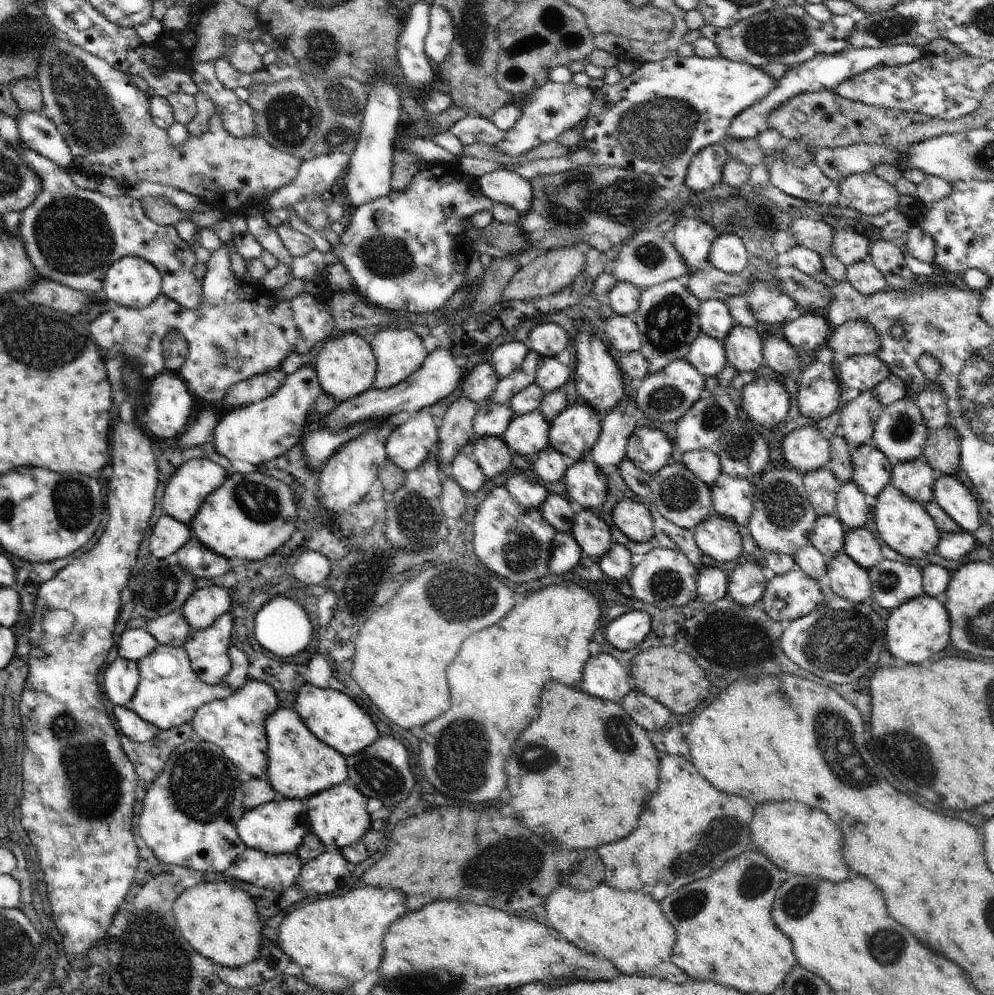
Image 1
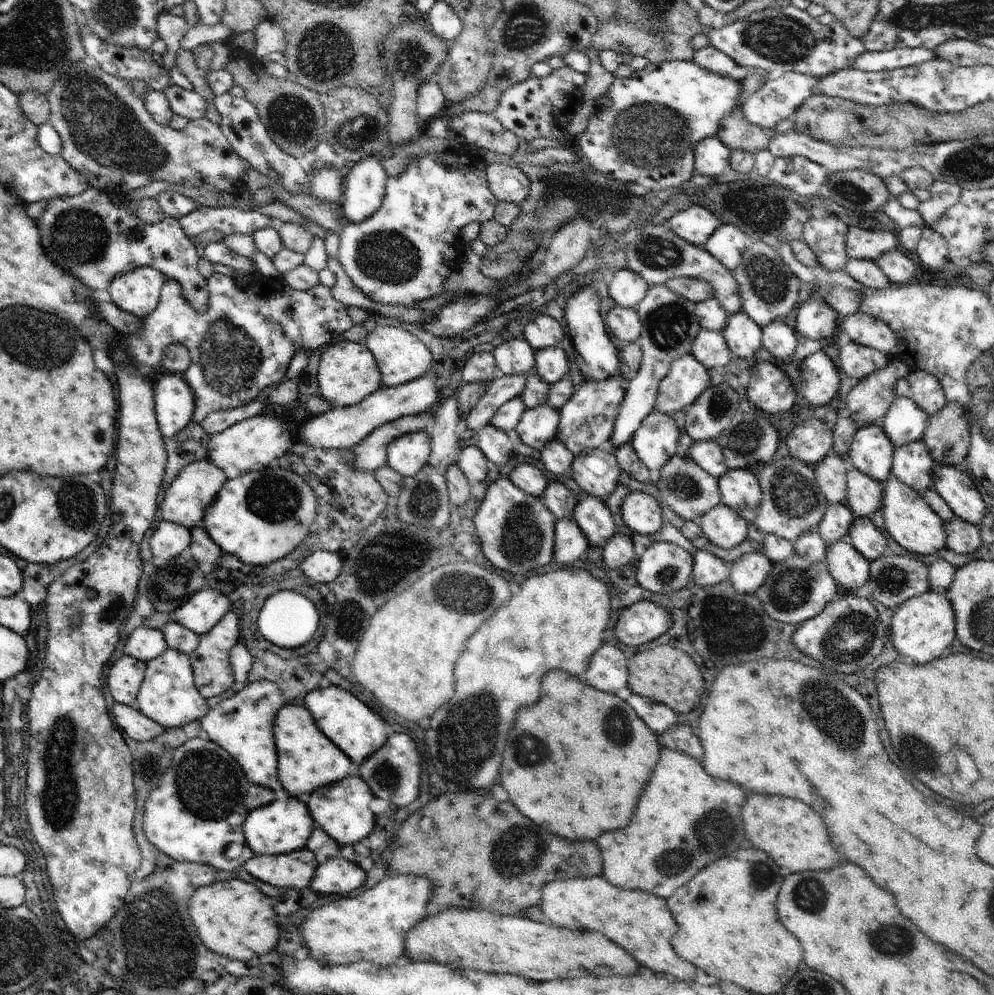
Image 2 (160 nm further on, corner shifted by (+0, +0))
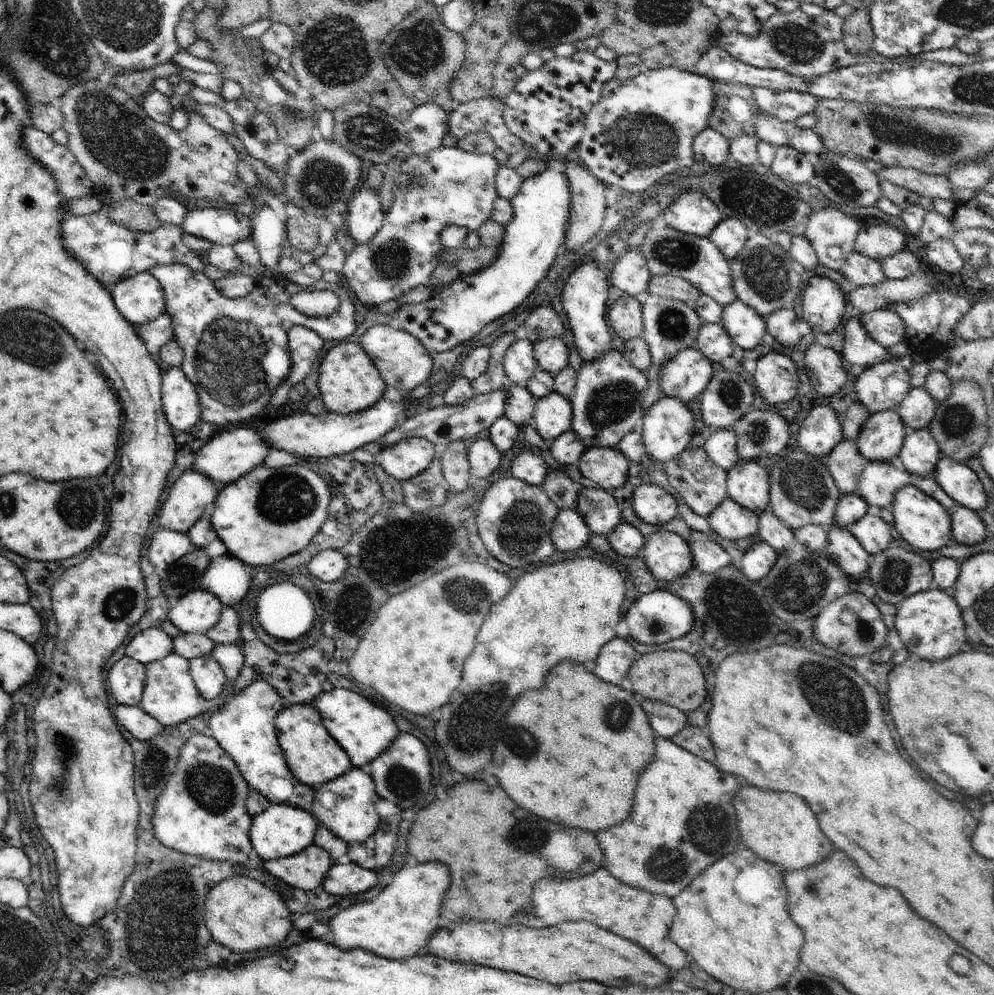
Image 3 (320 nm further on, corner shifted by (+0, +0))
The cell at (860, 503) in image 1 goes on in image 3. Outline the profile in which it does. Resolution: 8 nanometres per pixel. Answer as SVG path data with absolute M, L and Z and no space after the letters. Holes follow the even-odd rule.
M867 461L856 493L869 505L888 509L893 504L895 494L908 485L914 485L937 500L950 514L956 512L957 502L940 488L932 475L923 477L912 474L896 461Z

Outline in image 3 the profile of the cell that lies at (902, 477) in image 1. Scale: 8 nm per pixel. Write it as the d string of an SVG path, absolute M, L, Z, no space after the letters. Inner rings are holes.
M926 427L906 435L896 462L908 472L926 477L932 475L940 459L940 445Z

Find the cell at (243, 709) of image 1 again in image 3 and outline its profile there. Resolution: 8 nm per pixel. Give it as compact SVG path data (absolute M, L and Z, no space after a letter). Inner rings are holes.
M254 681L212 714L206 730L234 759L250 788L261 792L272 805L286 803L312 813L315 788L301 783L292 774L277 735L275 716L286 706L268 681Z

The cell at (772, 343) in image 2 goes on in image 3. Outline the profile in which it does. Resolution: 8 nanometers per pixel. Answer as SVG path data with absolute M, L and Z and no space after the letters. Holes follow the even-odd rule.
M792 307L780 309L766 318L767 333L786 348L794 348L802 336L798 331L798 316Z

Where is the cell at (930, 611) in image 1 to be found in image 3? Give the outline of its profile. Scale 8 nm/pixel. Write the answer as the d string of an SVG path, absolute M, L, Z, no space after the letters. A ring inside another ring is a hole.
M929 588L909 596L897 607L895 627L905 647L924 660L940 662L962 650L966 644L963 614L950 591Z

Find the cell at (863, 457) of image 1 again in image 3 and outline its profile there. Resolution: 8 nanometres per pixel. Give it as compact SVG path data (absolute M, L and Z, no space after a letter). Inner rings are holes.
M892 409L871 415L856 442L866 461L897 461L908 434L900 413Z

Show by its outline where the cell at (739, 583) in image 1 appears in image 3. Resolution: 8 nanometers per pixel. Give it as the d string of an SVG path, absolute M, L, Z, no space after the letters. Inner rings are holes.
M758 541L746 551L737 564L750 580L760 580L770 572L778 555L777 550L767 542Z

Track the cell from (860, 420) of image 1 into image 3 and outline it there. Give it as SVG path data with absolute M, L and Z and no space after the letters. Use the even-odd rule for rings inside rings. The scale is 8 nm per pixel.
M904 340L896 346L890 347L888 352L892 357L867 366L859 376L853 378L855 381L853 390L858 396L858 402L862 403L872 415L880 411L897 409L914 387L911 384L908 368L899 363L901 357L908 357L913 352L909 342Z

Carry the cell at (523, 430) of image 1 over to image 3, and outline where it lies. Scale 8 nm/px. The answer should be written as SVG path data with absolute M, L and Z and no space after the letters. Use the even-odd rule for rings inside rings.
M554 390L537 401L530 423L544 439L557 439L572 426L573 404Z

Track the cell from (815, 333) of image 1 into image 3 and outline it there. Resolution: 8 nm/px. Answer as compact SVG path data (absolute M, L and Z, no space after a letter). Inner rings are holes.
M813 276L803 287L802 316L813 329L832 332L842 322L847 296L836 279Z

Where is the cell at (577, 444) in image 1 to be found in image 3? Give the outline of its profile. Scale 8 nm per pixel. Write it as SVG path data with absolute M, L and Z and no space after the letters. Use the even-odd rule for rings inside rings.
M615 347L591 361L584 361L577 371L571 429L580 437L587 449L614 448L630 434L643 416L643 397L649 385L647 371L638 370L626 360L623 351Z

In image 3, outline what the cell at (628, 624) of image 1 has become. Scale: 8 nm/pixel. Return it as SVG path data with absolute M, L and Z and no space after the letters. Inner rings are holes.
M664 588L638 597L633 601L624 619L630 629L629 635L640 644L664 644L670 640L687 638L695 616L692 605L687 600Z

